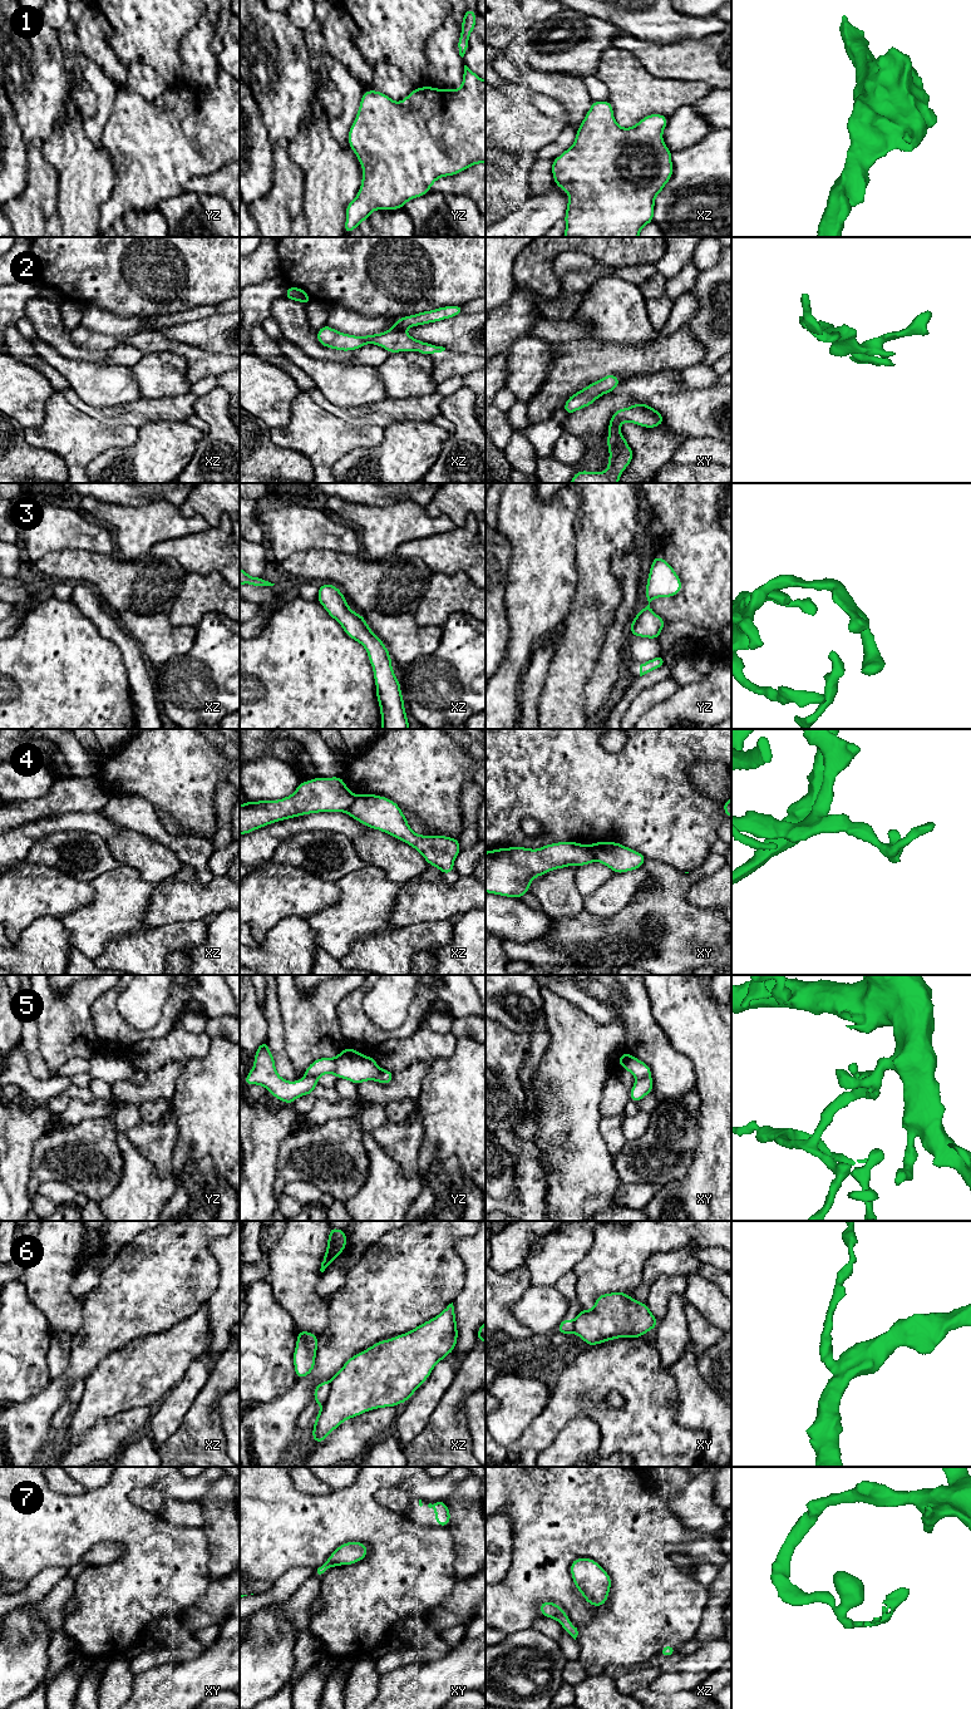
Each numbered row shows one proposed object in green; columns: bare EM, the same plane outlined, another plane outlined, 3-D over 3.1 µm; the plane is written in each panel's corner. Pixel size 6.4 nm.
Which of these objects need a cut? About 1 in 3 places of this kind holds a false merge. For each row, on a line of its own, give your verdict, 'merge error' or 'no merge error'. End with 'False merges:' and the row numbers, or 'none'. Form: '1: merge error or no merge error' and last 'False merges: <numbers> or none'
1: no merge error
2: merge error
3: no merge error
4: merge error
5: merge error
6: merge error
7: no merge error
False merges: 2, 4, 5, 6

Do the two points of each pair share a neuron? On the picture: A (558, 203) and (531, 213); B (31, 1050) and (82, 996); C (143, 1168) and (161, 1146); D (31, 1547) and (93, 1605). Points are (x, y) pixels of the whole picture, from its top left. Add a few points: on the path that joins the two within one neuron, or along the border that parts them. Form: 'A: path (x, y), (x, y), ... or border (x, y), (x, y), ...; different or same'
A: path (552, 205), (537, 213); same
B: border (38, 1027), (38, 1049), (49, 1072); different
C: border (129, 1139), (158, 1176), (164, 1177), (172, 1172); different
D: path (72, 1532), (118, 1532), (131, 1545), (131, 1565); same

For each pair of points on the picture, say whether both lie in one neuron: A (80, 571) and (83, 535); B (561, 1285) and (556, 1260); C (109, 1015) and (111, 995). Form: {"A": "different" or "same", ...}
{"A": "different", "B": "different", "C": "same"}

